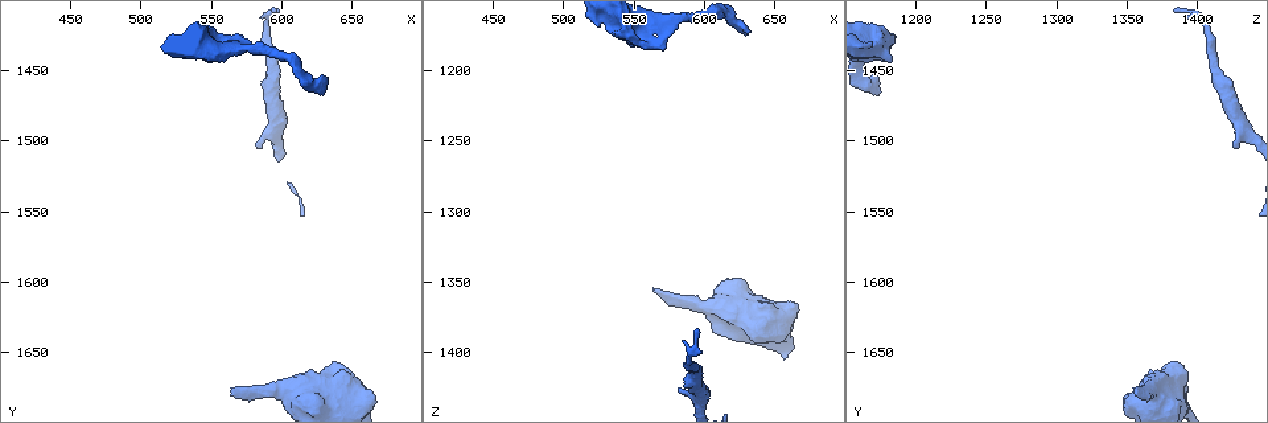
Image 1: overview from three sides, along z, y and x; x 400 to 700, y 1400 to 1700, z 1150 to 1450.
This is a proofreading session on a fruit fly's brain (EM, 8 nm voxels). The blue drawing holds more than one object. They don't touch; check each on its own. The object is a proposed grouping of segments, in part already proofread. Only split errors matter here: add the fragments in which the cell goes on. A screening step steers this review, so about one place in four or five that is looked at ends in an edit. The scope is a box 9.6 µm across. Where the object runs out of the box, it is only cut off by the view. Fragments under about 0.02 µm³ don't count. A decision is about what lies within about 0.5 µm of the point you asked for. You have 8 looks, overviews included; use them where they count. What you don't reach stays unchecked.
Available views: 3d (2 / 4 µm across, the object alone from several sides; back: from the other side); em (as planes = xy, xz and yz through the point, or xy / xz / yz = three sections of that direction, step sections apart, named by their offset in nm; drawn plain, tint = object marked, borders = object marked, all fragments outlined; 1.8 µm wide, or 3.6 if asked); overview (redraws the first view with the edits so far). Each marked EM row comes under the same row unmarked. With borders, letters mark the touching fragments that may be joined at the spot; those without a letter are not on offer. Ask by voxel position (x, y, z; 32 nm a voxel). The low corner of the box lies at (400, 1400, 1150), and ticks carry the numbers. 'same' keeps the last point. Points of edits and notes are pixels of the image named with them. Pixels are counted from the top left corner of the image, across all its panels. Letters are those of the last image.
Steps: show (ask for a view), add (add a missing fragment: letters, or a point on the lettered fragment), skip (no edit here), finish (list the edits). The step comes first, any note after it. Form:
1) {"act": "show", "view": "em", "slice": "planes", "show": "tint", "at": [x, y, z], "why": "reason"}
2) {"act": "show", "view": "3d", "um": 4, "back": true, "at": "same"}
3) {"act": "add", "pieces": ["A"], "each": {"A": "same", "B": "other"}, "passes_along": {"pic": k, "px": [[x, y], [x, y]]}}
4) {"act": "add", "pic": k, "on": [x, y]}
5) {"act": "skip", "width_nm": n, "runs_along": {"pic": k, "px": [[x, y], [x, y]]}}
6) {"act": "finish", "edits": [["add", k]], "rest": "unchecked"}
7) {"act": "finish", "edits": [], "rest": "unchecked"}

{"act": "show", "view": "em", "um": 3.6, "slice": "yz", "step": 8, "show": "tint", "at": [574, 1426, 1178], "why": "branch stops here"}

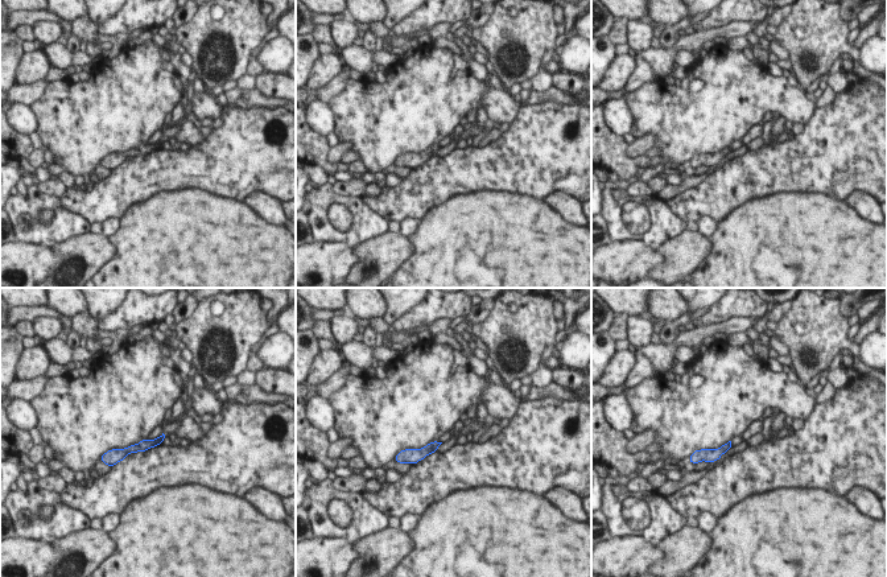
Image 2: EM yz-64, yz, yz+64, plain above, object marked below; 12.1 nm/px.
{"act": "show", "view": "em", "um": 3.6, "slice": "yz", "step": 8, "show": "borders", "at": "same", "why": "see the neighbours"}

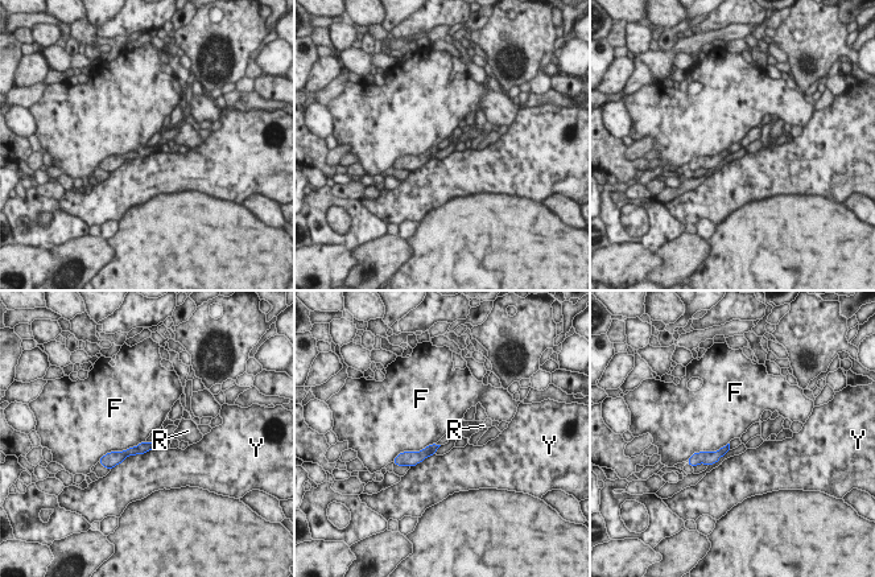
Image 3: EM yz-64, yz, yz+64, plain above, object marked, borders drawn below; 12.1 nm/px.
{"act": "skip", "each": {"F": "other", "R": "other", "Y": "other"}, "border": {"pic": 3, "px": [[145, 440], [104, 456]]}, "found": "none of them fits"}

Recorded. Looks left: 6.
{"act": "show", "view": "3d", "um": 4, "back": true, "at": [582, 1502, 1424], "why": "branch stops here"}

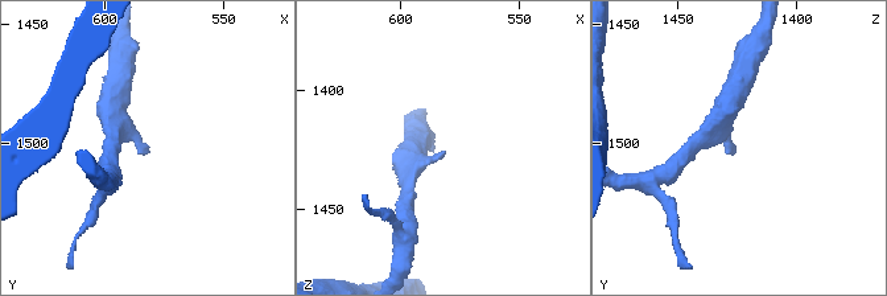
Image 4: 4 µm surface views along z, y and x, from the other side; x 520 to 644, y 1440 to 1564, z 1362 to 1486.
{"act": "show", "view": "em", "slice": "planes", "show": "borders", "at": [583, 1504, 1426]}

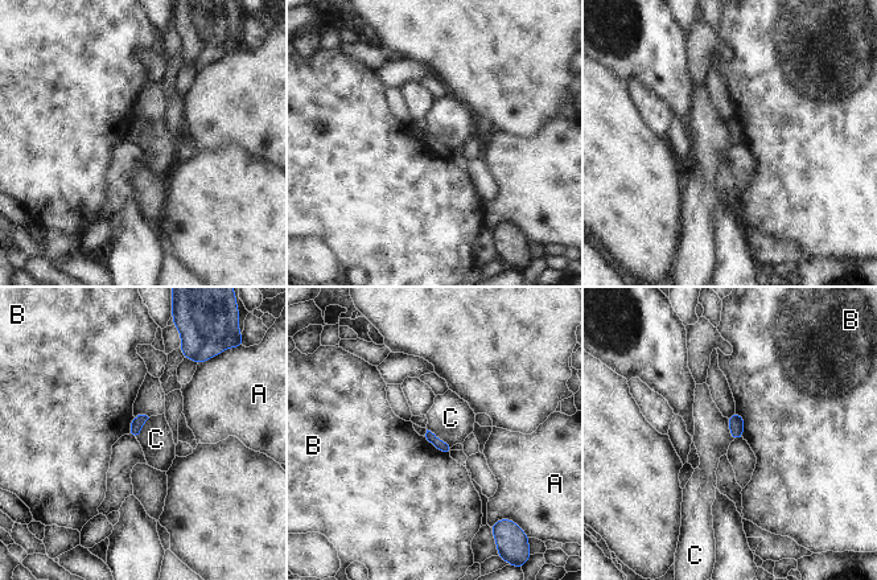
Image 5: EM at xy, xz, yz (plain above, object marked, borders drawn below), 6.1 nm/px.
{"act": "skip", "each": {"A": "other", "B": "other", "C": "other"}, "found": "no lettered fragment goes on from it"}

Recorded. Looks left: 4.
{"act": "show", "view": "em", "slice": "planes", "show": "borders", "at": [632, 1456, 1172], "why": "free end"}

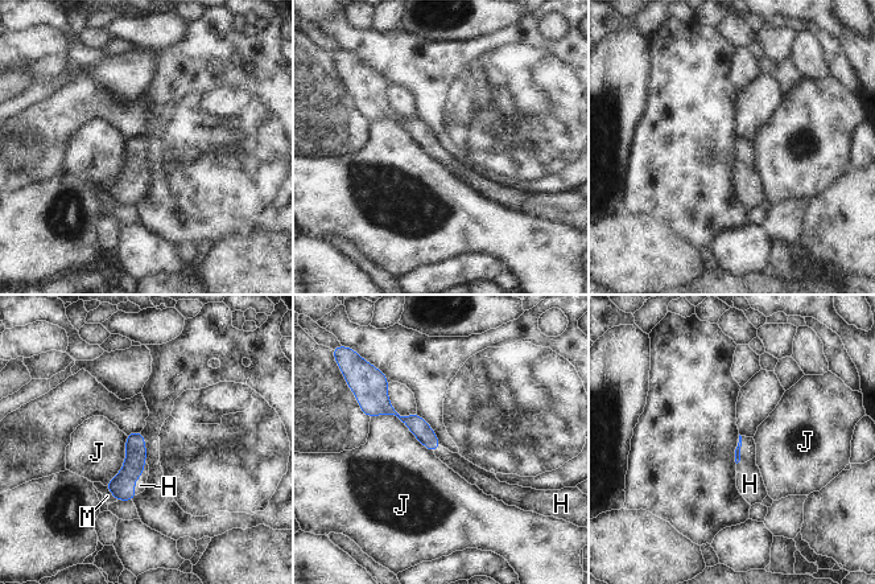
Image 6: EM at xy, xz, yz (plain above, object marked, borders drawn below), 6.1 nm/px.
{"act": "add", "pieces": ["H"], "longest_contact_nm": ["J", 440], "each": {"H": "same", "J": "other", "M": "other"}, "found": "the cell continues"}

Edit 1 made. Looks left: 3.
{"act": "finish", "edits": [["add", 6]], "rest": "unchecked"}

